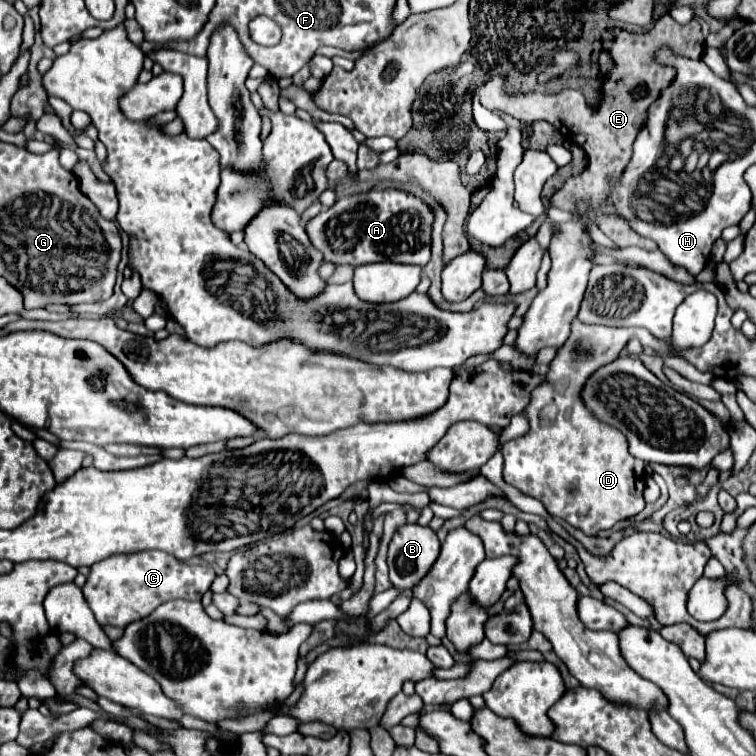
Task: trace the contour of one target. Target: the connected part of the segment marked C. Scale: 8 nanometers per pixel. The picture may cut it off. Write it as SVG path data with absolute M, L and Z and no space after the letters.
M142 551L130 555L108 557L90 567L88 579L82 587L84 599L100 625L126 627L130 621L148 617L158 605L172 599L198 601L210 589L214 571L202 565L188 565L164 551Z

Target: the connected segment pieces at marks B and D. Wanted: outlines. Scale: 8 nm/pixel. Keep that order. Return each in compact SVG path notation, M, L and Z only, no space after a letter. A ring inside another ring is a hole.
M402 525L388 545L388 567L394 589L412 589L438 559L440 541L430 527Z
M696 291L688 295L676 311L676 325L670 341L658 341L646 329L636 327L616 329L604 325L586 325L578 319L572 323L570 339L550 363L546 383L534 389L532 401L524 411L530 419L530 431L524 437L506 441L502 445L504 481L508 485L516 487L528 497L542 501L552 517L564 519L586 535L612 529L616 523L630 519L644 509L644 461L630 457L626 437L622 437L618 429L602 425L592 413L586 413L582 399L578 399L578 391L582 391L586 377L590 377L594 369L614 361L622 347L634 337L658 351L664 363L682 377L710 385L716 379L714 373L702 373L688 361L668 355L666 349L668 345L682 349L688 345L704 345L710 339L716 317L716 297L708 291ZM544 407L556 407L556 419L542 419Z

